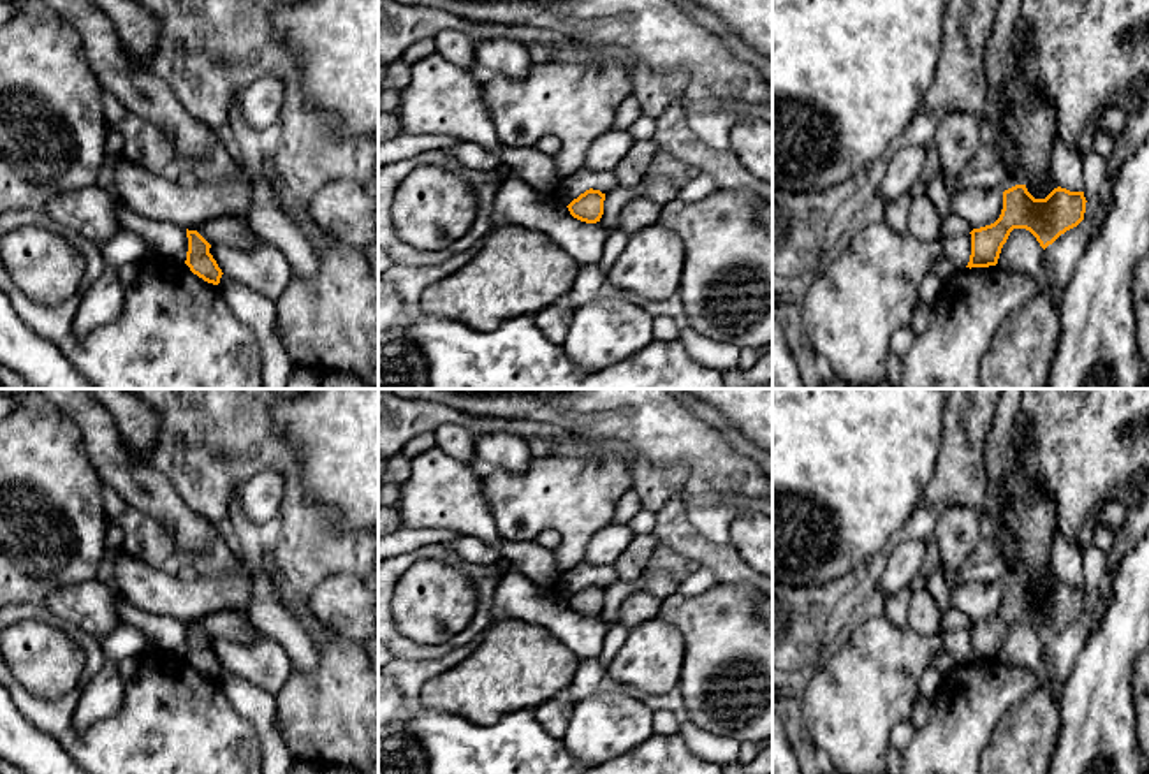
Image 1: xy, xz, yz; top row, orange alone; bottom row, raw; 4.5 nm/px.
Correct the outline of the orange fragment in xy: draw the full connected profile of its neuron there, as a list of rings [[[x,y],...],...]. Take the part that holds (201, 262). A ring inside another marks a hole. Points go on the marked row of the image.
[[[187,229],[187,237],[188,252],[185,264],[204,281],[218,285],[223,273],[209,253],[211,245],[197,230]]]

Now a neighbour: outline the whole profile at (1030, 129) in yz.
[[[1010,84],[1005,88],[1005,135],[996,146],[996,155],[1010,169],[1017,185],[1024,185],[1035,199],[1045,199],[1058,185],[1050,178],[1050,151],[1058,144],[1056,109],[1043,99],[1017,104]]]

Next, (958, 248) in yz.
[[[971,234],[943,239],[943,252],[957,269],[966,267],[971,255]]]

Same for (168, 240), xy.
[[[123,202],[118,208],[118,223],[127,230],[141,234],[148,243],[155,246],[158,253],[179,262],[187,260],[187,229],[167,222],[144,218],[128,209]]]

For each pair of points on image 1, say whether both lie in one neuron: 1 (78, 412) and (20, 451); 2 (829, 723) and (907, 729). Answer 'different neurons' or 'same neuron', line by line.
1: different neurons
2: different neurons

